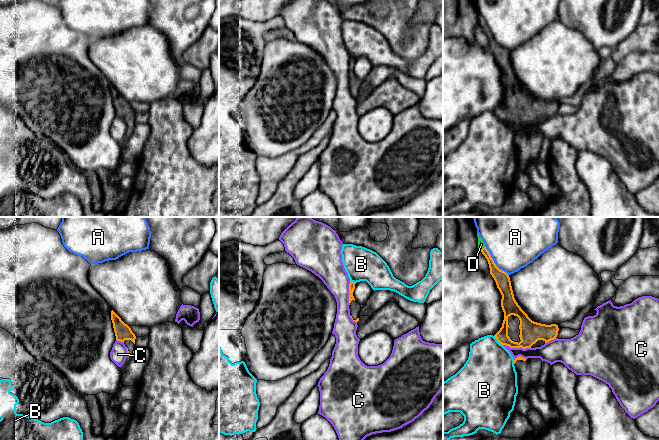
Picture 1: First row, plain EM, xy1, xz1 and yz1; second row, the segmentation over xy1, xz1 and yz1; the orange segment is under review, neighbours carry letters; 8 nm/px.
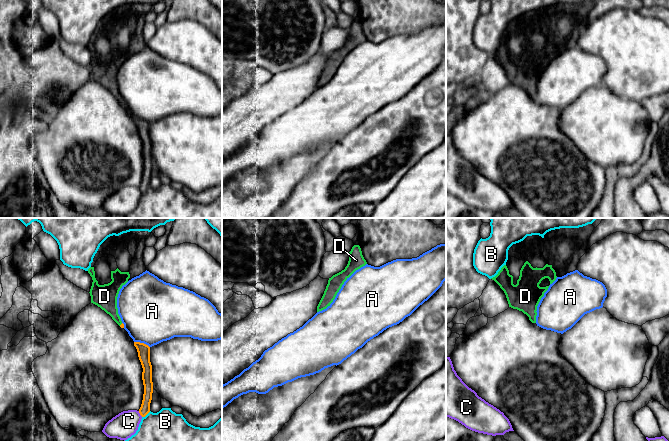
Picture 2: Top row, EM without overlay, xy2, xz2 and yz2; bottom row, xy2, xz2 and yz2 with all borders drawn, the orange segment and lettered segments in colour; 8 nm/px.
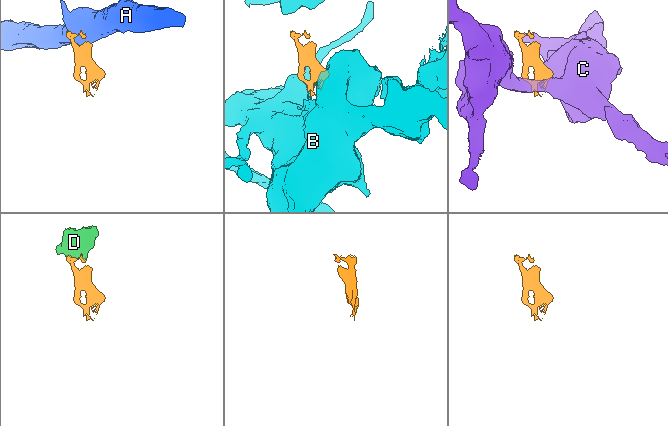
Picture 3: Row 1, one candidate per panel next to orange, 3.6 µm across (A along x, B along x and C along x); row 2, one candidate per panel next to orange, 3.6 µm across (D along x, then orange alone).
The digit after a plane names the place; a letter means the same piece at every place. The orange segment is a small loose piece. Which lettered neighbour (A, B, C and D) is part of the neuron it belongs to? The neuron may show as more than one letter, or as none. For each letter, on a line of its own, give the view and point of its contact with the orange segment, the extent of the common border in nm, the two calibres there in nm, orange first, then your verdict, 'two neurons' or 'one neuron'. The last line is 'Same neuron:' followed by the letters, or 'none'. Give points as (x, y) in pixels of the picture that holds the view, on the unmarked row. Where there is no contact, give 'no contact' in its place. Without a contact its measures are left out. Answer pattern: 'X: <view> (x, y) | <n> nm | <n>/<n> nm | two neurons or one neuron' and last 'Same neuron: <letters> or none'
A: yz1 (493, 38) | 300 nm | 120/360 nm | two neurons
B: yz1 (497, 116) | 110 nm | 140/400 nm | two neurons
C: yz1 (517, 123) | 220 nm | 180/140 nm | two neurons
D: yz1 (482, 24) | 40 nm | 90/50 nm | one neuron
Same neuron: D

